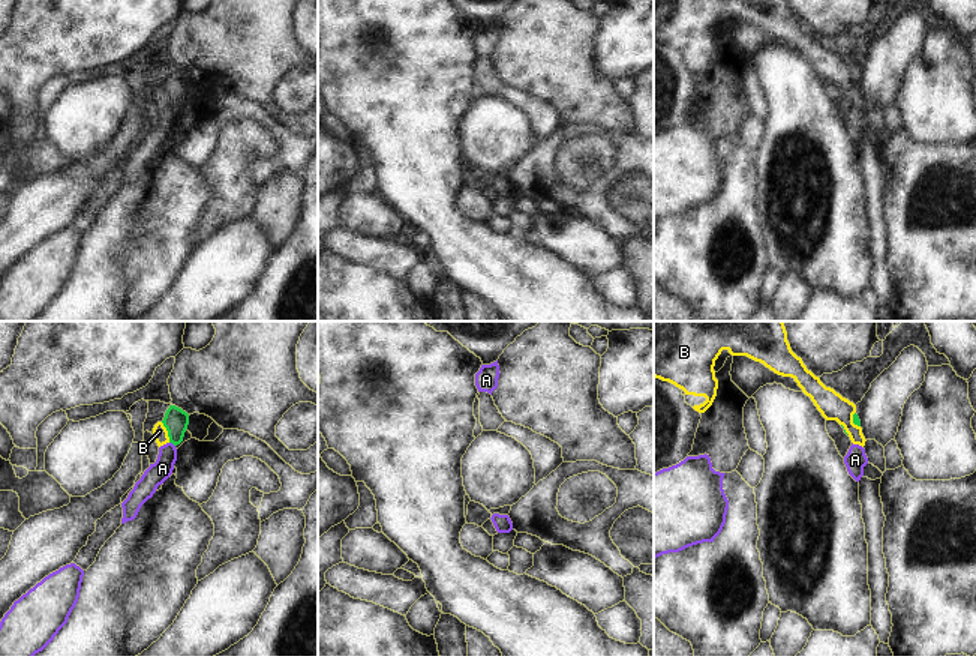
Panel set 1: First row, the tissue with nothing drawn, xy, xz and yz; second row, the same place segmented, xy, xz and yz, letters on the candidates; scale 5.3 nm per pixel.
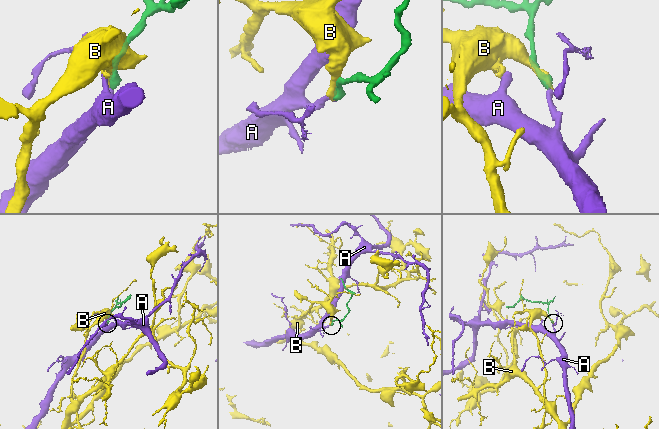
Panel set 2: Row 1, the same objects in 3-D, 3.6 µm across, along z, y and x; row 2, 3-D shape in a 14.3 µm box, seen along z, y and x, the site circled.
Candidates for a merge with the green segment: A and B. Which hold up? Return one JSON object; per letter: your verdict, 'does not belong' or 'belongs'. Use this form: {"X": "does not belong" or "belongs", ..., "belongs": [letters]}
{"A": "does not belong", "B": "does not belong", "belongs": []}

